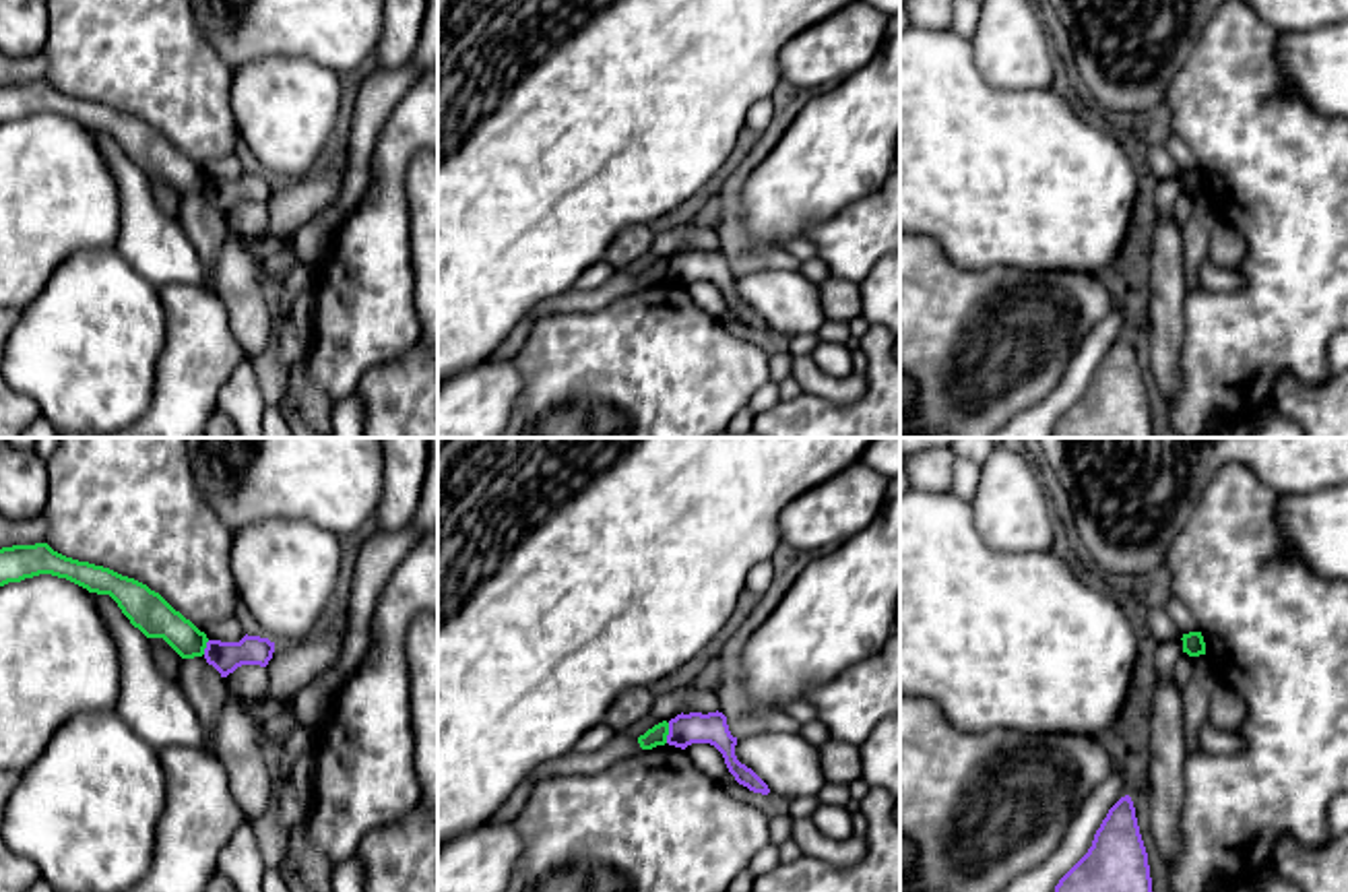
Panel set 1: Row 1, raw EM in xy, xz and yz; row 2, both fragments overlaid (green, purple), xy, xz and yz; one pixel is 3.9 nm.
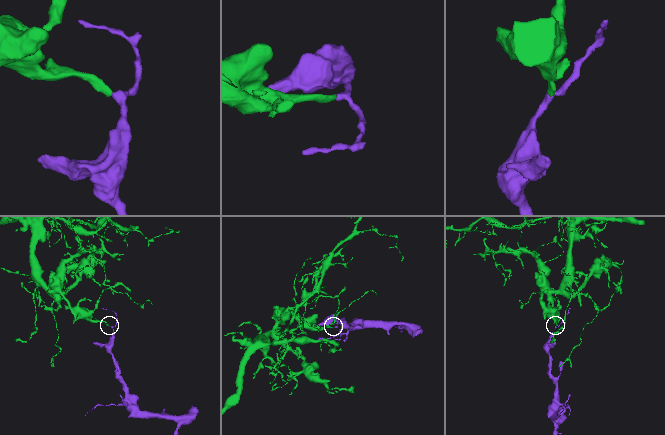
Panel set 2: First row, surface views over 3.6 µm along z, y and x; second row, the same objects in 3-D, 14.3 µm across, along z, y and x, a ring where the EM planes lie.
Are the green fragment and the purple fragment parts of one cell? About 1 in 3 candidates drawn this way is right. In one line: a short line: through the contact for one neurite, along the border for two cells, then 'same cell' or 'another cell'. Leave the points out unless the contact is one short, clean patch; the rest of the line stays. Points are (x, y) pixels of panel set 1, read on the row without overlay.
line xz (669, 261), (665, 279); another cell

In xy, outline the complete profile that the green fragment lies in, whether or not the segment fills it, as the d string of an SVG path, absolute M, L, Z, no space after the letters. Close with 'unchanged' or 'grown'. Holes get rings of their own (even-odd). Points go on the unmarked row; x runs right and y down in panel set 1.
M47 81L0 87L0 124L39 112L66 116L89 130L109 132L134 165L147 176L163 176L182 196L204 192L206 171L147 122L109 105L66 95Z | unchanged

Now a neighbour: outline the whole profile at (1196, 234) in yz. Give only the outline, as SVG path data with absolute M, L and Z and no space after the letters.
M1208 192L1193 194L1193 211L1183 227L1183 266L1187 291L1199 287L1199 266L1206 260L1210 233L1218 223L1218 215Z

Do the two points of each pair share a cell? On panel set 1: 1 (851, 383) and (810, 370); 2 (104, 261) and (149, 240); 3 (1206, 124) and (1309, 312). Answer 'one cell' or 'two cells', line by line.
1: one cell
2: two cells
3: one cell

